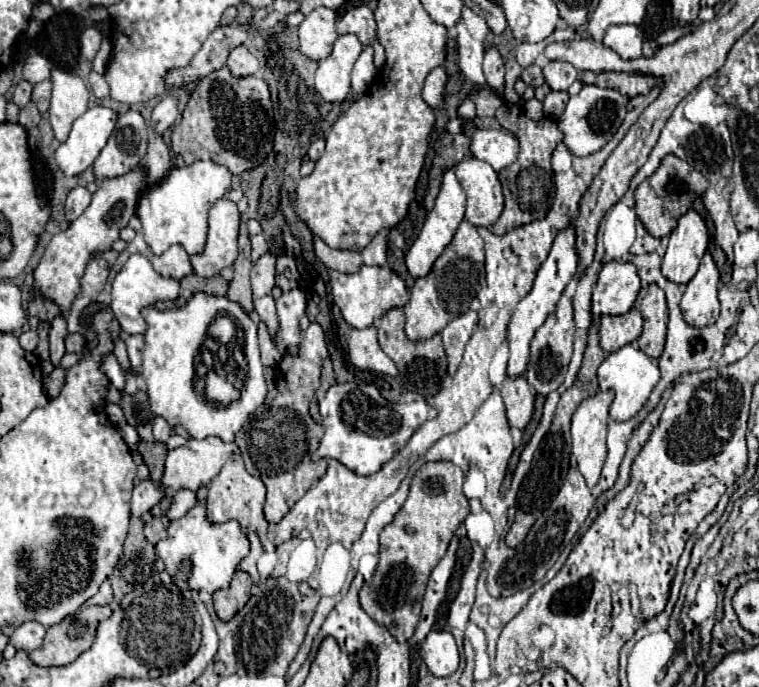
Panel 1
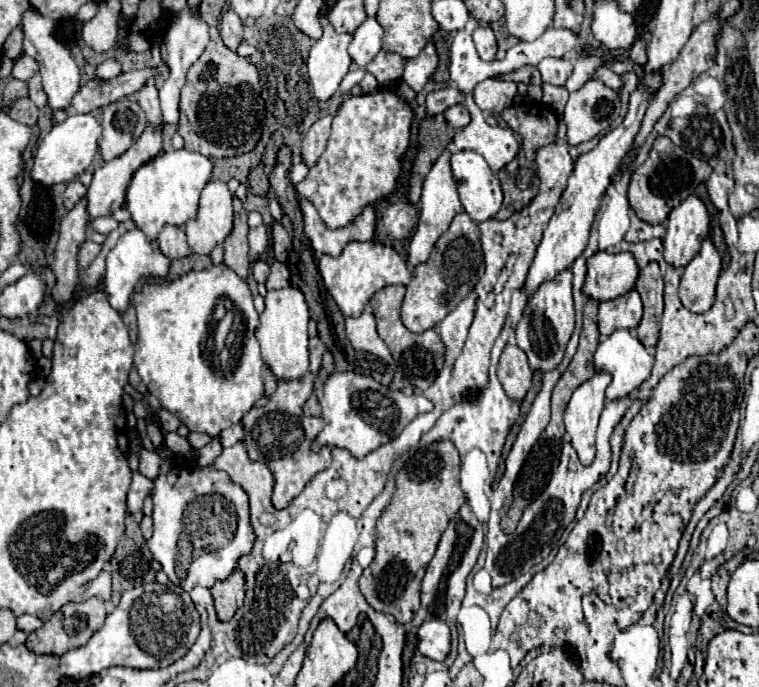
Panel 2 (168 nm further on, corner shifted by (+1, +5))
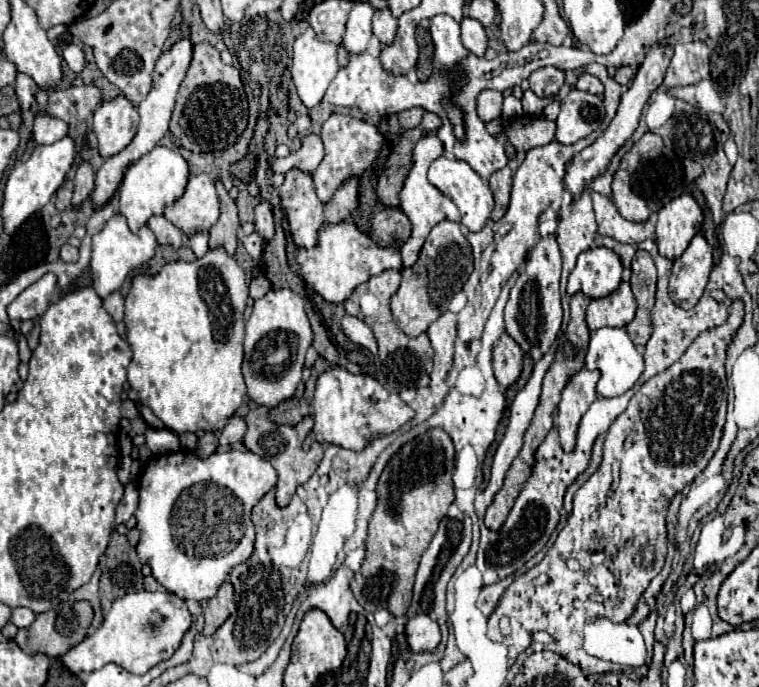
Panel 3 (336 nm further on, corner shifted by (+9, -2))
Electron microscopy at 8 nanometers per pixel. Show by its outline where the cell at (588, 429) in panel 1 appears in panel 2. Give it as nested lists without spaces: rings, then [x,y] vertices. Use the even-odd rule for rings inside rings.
[[[606,372],[594,374],[590,380],[586,380],[574,390],[566,406],[566,412],[564,412],[566,432],[582,464],[592,464],[594,460],[596,426],[600,420],[600,412],[606,404],[604,390],[610,384],[610,380],[612,376],[608,376]]]

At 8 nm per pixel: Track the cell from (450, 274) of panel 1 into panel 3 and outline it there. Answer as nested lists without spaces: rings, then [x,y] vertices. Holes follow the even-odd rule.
[[[448,219],[440,221],[428,235],[416,265],[402,271],[400,289],[392,297],[392,315],[396,325],[408,337],[418,337],[426,333],[430,323],[434,323],[442,313],[446,313],[450,299],[462,289],[462,283],[468,281],[472,267],[472,249],[466,235],[460,231],[460,223]]]

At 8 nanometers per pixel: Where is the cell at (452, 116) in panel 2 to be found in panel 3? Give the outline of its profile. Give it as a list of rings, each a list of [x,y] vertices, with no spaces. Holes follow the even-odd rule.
[[[426,113],[422,119],[422,129],[426,133],[436,133],[442,127],[442,119],[436,113]]]

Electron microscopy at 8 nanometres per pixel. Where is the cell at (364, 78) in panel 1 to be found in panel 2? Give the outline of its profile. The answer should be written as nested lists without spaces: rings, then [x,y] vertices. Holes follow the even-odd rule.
[[[366,18],[360,28],[352,34],[350,42],[350,56],[360,66],[366,68],[368,62],[374,60],[374,56],[382,50],[382,26],[376,18]]]

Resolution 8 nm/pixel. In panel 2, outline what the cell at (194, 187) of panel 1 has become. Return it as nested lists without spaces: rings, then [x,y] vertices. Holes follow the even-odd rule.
[[[184,148],[162,152],[152,160],[148,160],[146,164],[142,164],[134,172],[134,178],[126,192],[126,208],[136,226],[150,240],[154,240],[158,238],[164,224],[182,226],[186,220],[194,218],[198,210],[200,192],[210,180],[210,172],[212,172],[210,158],[198,152],[188,152]]]

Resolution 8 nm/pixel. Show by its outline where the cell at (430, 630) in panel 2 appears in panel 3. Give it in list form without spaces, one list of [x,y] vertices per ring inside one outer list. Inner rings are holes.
[[[416,615],[406,623],[406,637],[414,653],[422,653],[422,651],[434,653],[440,643],[440,627],[428,615]]]

